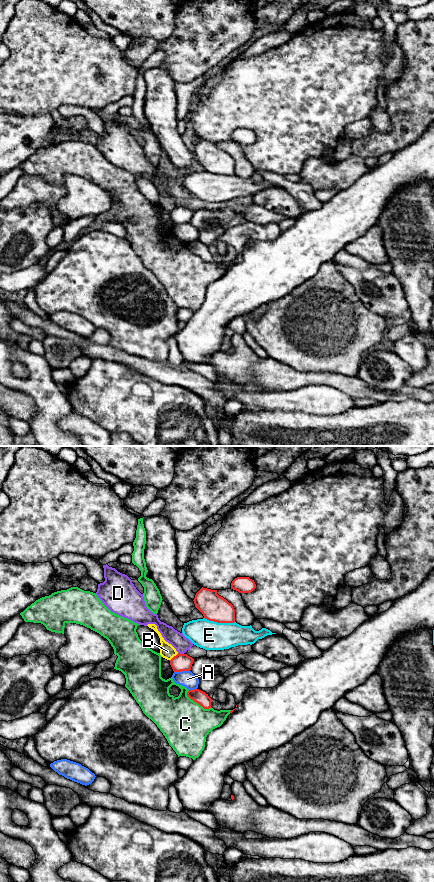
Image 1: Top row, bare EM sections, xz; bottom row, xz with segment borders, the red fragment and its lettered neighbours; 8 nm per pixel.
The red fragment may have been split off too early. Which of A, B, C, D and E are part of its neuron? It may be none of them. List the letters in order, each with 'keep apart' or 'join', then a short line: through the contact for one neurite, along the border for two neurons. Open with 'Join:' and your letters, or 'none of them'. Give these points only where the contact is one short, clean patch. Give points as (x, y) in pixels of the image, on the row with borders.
Join: none of them
A: keep apart; line xz (189, 670), (174, 672)
B: keep apart; line xz (178, 653), (169, 660)
C: keep apart
D: keep apart
E: keep apart; line xz (204, 617), (217, 622), (234, 622)

